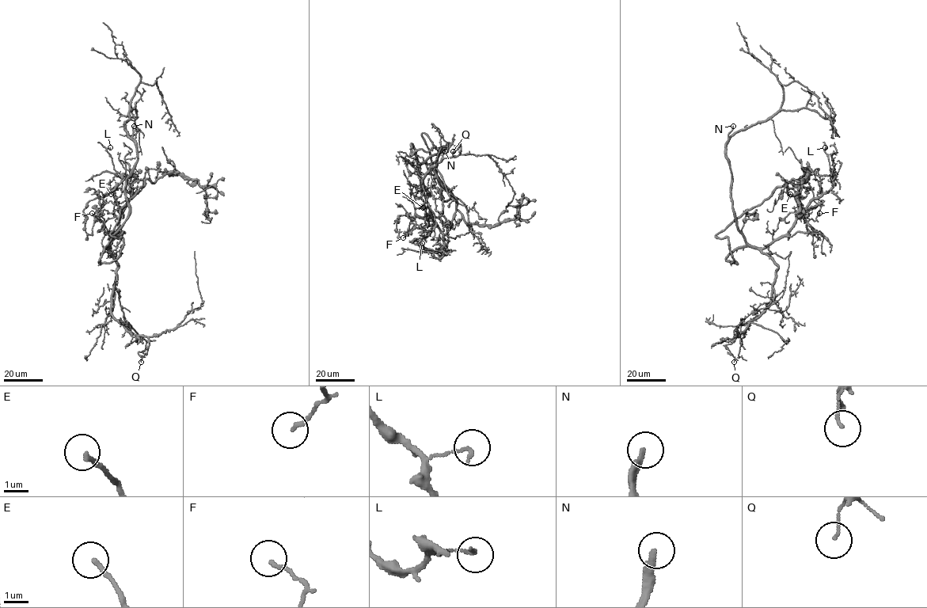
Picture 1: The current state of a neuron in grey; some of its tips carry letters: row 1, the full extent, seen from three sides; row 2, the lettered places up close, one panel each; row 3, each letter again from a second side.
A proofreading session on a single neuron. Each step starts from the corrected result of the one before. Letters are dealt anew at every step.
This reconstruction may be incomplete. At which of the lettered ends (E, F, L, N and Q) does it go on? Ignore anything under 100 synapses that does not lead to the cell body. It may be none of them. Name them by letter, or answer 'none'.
N

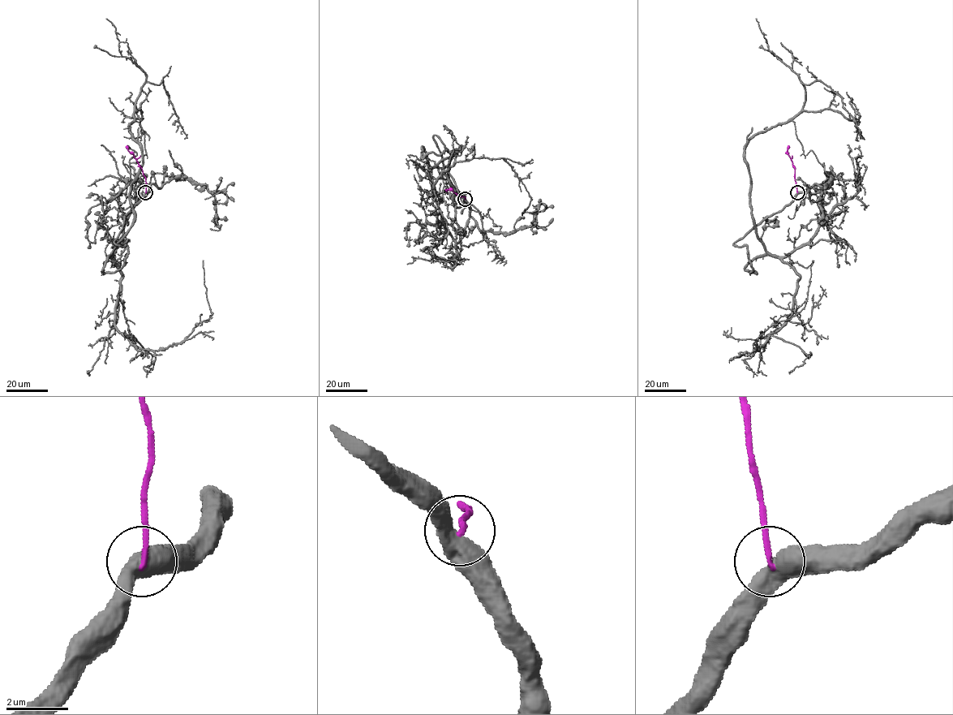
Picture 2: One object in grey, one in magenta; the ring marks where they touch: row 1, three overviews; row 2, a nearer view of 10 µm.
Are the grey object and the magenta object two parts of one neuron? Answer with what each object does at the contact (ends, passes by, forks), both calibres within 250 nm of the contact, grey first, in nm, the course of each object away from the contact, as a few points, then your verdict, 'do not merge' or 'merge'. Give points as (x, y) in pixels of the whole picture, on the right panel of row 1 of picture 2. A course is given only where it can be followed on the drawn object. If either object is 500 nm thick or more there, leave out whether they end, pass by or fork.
550/170 nm | grey via (797, 192), (829, 185), (837, 204), (772, 256), (744, 148), (800, 110), (801, 82), (834, 91), (863, 139) | magenta via (797, 192), (795, 166), (787, 154), (788, 145) | do not merge

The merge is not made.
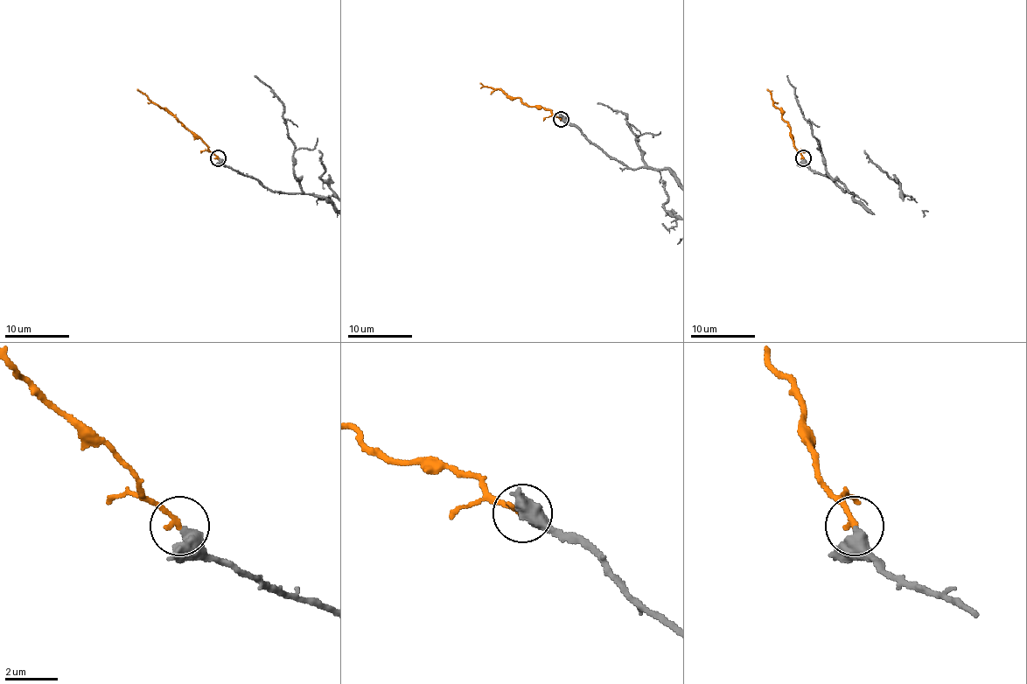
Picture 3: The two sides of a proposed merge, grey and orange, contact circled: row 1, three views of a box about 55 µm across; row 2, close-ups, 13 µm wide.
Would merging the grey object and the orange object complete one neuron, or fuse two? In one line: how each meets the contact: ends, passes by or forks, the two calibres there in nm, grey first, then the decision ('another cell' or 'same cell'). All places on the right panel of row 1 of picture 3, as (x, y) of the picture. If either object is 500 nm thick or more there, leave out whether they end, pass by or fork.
grey passes by | orange ends | 380/220 nm | same cell

